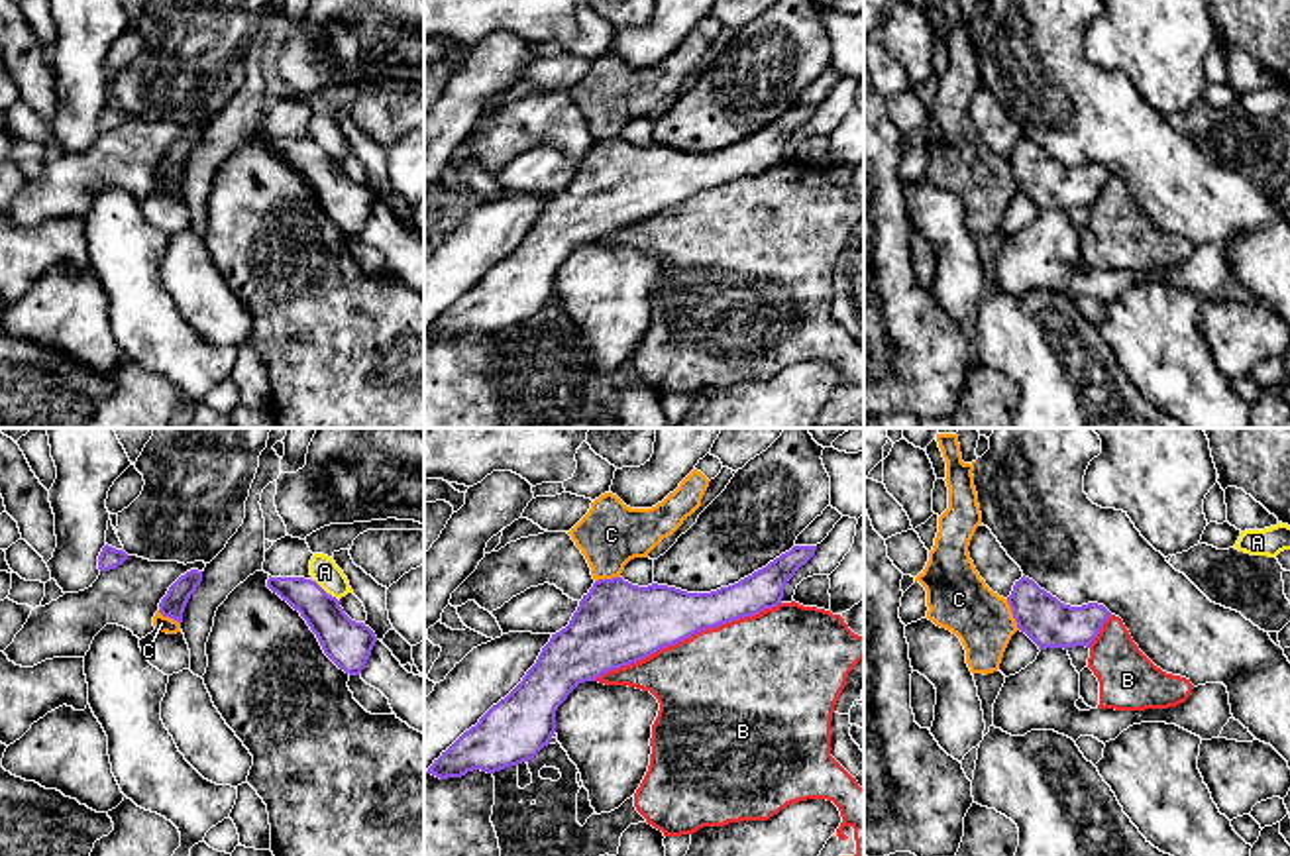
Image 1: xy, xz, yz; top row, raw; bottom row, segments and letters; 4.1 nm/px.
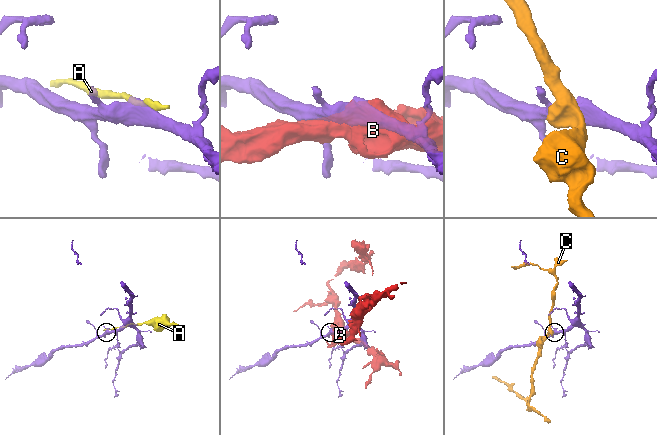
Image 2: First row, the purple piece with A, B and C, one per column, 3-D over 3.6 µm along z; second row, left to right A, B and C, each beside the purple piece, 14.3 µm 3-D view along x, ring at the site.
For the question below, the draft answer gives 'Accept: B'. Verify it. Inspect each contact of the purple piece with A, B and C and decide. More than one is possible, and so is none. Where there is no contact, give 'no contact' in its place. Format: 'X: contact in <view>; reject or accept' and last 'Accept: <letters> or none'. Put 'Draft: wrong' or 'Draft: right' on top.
Draft: wrong
A: contact in xy; reject
B: contact in xz; reject
C: contact in yz; reject
Accept: none

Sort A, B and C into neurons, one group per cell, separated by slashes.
A / B / C

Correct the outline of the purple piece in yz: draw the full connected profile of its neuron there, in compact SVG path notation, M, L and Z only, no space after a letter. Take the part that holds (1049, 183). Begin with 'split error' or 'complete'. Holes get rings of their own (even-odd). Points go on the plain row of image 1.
complete; M1025 135L1015 141L1007 163L1017 188L1025 192L1039 210L1068 210L1072 206L1090 208L1111 175L1098 163L1082 167L1064 165Z

